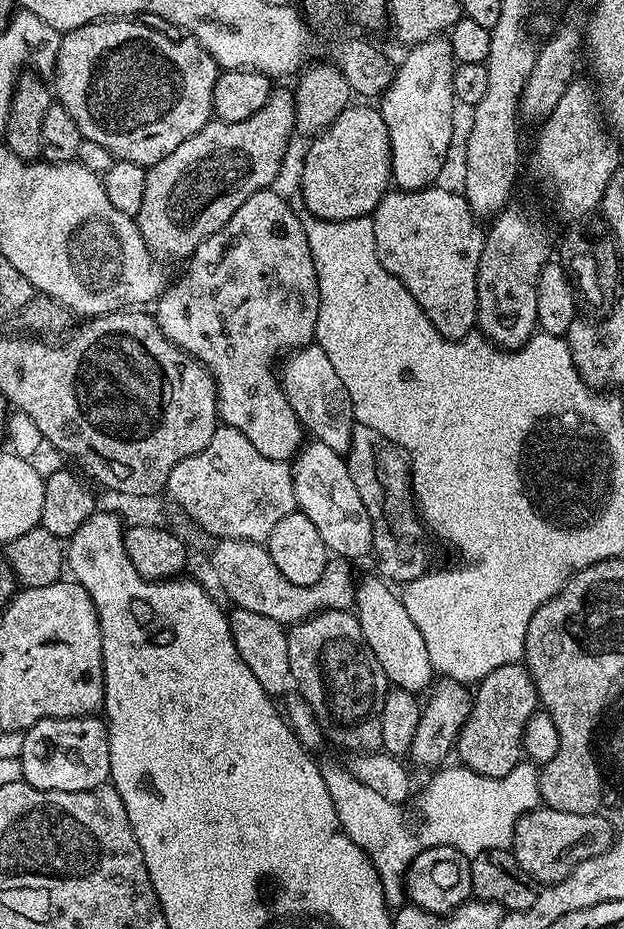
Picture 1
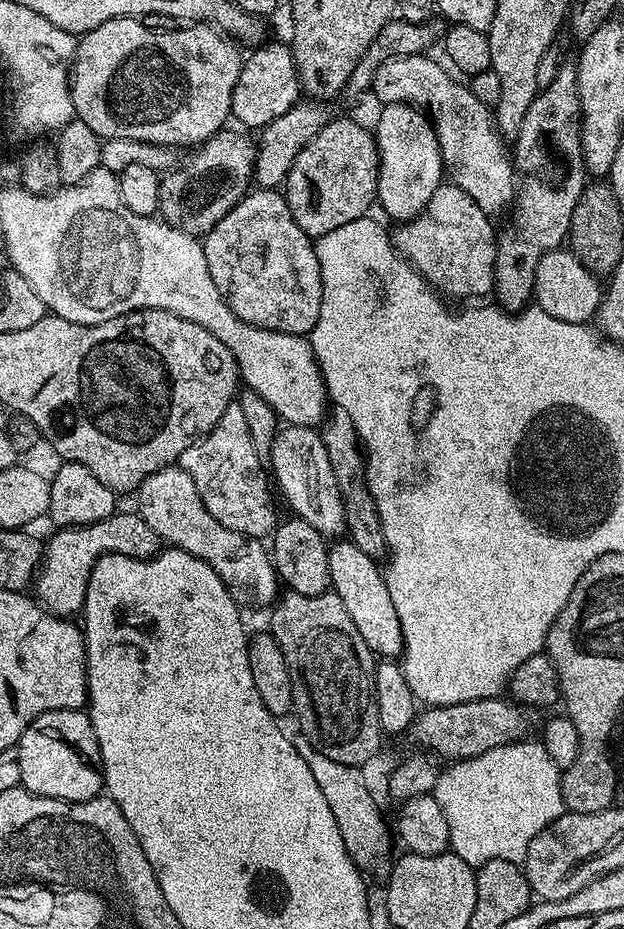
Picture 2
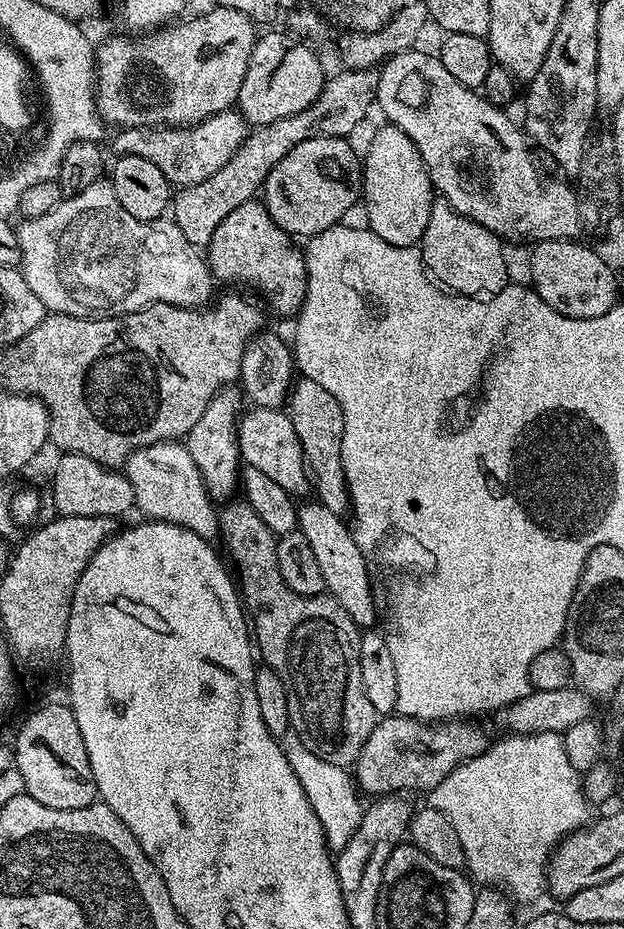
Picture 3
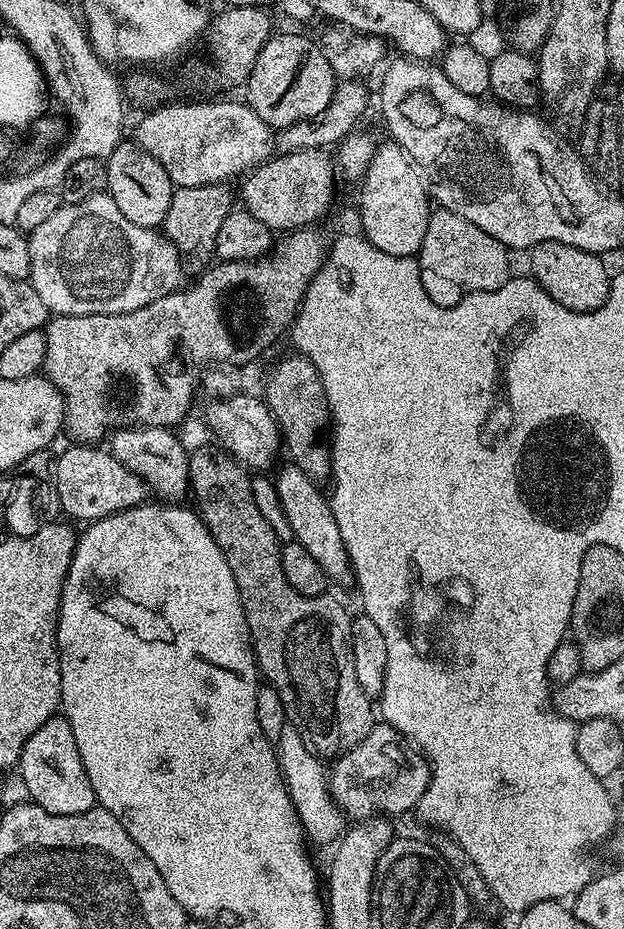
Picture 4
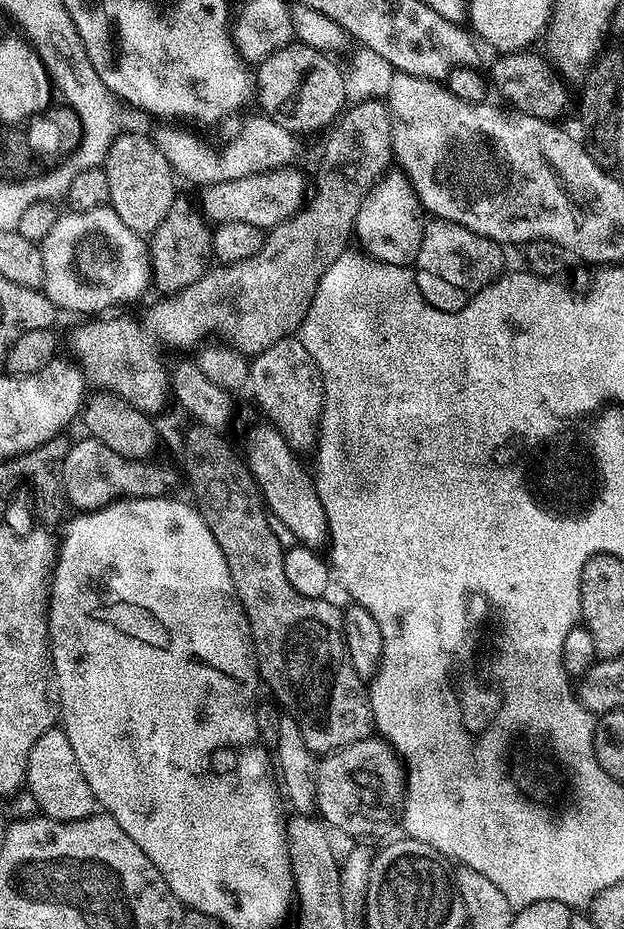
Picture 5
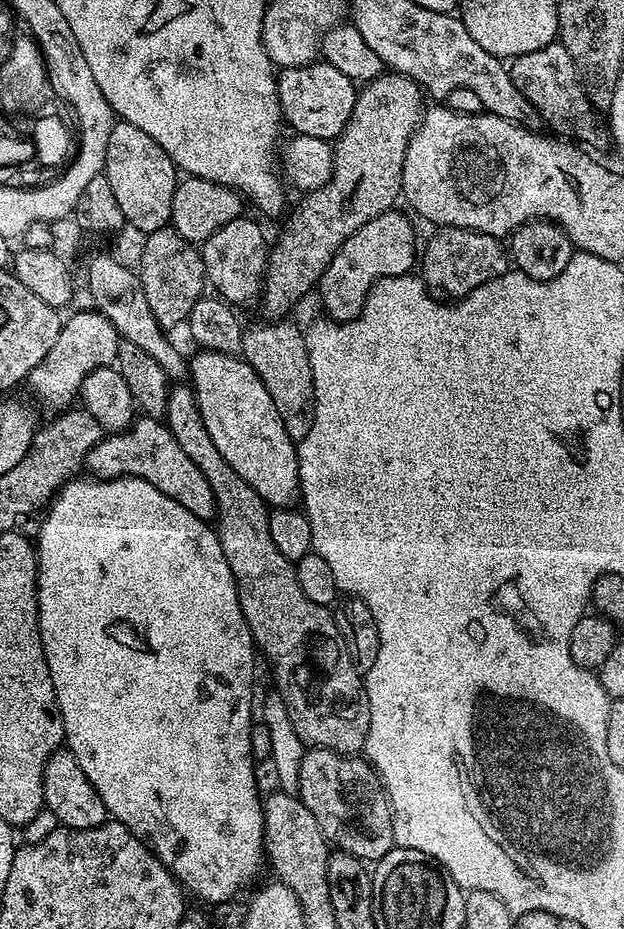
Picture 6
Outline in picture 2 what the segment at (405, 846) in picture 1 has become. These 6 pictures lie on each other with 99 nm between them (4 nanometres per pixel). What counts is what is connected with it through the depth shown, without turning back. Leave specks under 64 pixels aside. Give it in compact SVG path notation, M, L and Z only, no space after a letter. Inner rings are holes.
M302 734L291 737L291 742L304 756L304 761L310 766L314 780L325 795L330 810L334 813L334 822L338 822L338 830L342 834L343 845L347 854L361 871L382 866L386 862L390 850L392 834L369 790L362 782L361 769L357 765L334 762L316 750L314 745ZM517 742L503 754L488 754L482 762L465 763L465 776L445 775L442 786L435 789L438 806L442 806L442 814L446 814L451 851L461 856L467 864L479 866L491 860L520 864L526 858L526 850L532 839L564 815L566 809L560 785L562 770L550 762L550 754L546 754L543 743L532 743Z

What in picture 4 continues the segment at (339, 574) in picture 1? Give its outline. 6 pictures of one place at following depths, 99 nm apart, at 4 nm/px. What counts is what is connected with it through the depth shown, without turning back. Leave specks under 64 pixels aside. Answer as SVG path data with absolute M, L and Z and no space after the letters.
M122 428L110 436L110 451L126 470L138 474L149 489L157 492L164 502L180 502L190 492L188 479L189 449L182 446L179 435L172 428Z

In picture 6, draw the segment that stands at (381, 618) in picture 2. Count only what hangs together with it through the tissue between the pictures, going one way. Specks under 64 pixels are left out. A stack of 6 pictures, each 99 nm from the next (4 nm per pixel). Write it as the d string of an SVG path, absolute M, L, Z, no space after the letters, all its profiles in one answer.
M207 350L197 353L190 360L190 387L196 394L198 410L202 410L202 422L206 422L206 430L210 433L214 446L218 446L222 458L226 458L226 462L234 466L238 478L246 478L246 482L254 486L265 505L276 510L288 507L291 509L291 504L300 500L297 445L290 438L290 434L286 434L286 426L282 426L282 414L278 414L278 406L274 406L270 390L266 390L262 378L258 378L258 374L239 355L231 356Z

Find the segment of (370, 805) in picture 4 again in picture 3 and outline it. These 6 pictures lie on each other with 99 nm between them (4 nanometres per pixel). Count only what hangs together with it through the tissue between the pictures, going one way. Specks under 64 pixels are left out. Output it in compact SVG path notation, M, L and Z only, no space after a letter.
M399 714L377 719L354 765L354 780L359 791L364 794L369 792L369 797L379 798L393 794L412 794L408 792L427 793L438 787L442 778L458 765L465 764L489 747L490 739L476 724L479 723L468 718L425 722Z

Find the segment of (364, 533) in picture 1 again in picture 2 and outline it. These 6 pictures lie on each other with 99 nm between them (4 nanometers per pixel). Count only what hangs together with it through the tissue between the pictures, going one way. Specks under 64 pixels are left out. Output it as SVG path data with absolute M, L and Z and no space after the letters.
M297 424L281 427L272 439L270 459L270 472L274 477L275 487L278 492L280 487L281 494L296 511L293 513L299 519L310 522L310 526L314 526L314 530L321 532L324 537L339 537L345 531L344 503L340 497L338 482L334 478L334 470L330 466L330 458L326 458L326 446L319 431L315 427L307 428Z

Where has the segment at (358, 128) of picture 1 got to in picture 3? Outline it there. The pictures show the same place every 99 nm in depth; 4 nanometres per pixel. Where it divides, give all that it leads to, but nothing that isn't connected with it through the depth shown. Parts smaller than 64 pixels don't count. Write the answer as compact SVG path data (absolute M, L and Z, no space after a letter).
M319 136L310 138L306 142L298 142L274 170L264 179L262 189L262 203L264 208L274 218L274 222L284 232L293 237L311 238L318 235L322 230L332 228L335 224L341 223L344 216L352 207L357 207L358 197L362 192L362 164L358 159L358 152L348 145L349 141L342 136Z

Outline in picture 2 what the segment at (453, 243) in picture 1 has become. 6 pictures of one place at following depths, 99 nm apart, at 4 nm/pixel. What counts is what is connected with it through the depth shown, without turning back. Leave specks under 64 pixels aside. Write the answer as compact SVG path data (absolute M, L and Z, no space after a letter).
M451 182L441 183L438 190L434 190L434 198L430 198L430 202L426 202L426 206L421 210L421 212L413 218L413 220L405 220L399 225L400 228L397 232L393 231L391 233L391 238L393 244L396 245L396 251L432 285L433 289L437 293L443 294L445 297L453 296L456 300L464 300L467 296L484 296L493 291L492 283L494 282L494 262L496 261L496 237L498 235L497 229L494 227L492 229L492 224L490 221L489 213L483 212L482 209L468 194L466 194L462 189L460 189L457 184Z

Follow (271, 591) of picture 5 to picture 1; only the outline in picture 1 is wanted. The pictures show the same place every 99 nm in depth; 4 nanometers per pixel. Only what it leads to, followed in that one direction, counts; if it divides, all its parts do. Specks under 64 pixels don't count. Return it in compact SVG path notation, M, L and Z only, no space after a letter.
M348 610L318 612L308 620L293 624L287 629L290 670L295 691L308 703L318 722L324 739L330 745L349 748L352 754L371 754L382 742L382 706L388 697L390 685L378 658L364 641L360 621Z

